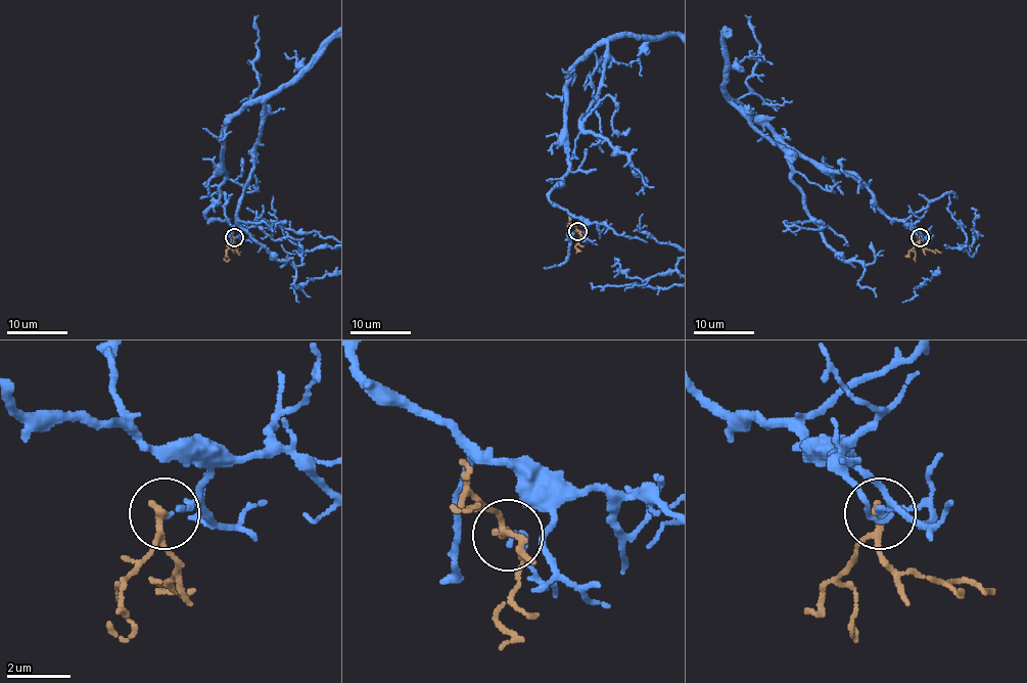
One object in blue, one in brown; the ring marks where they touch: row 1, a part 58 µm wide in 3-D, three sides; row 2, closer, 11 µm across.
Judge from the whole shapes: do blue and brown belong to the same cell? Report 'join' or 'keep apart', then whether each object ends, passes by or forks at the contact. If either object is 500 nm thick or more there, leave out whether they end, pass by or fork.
keep apart | blue ends | brown passes by

